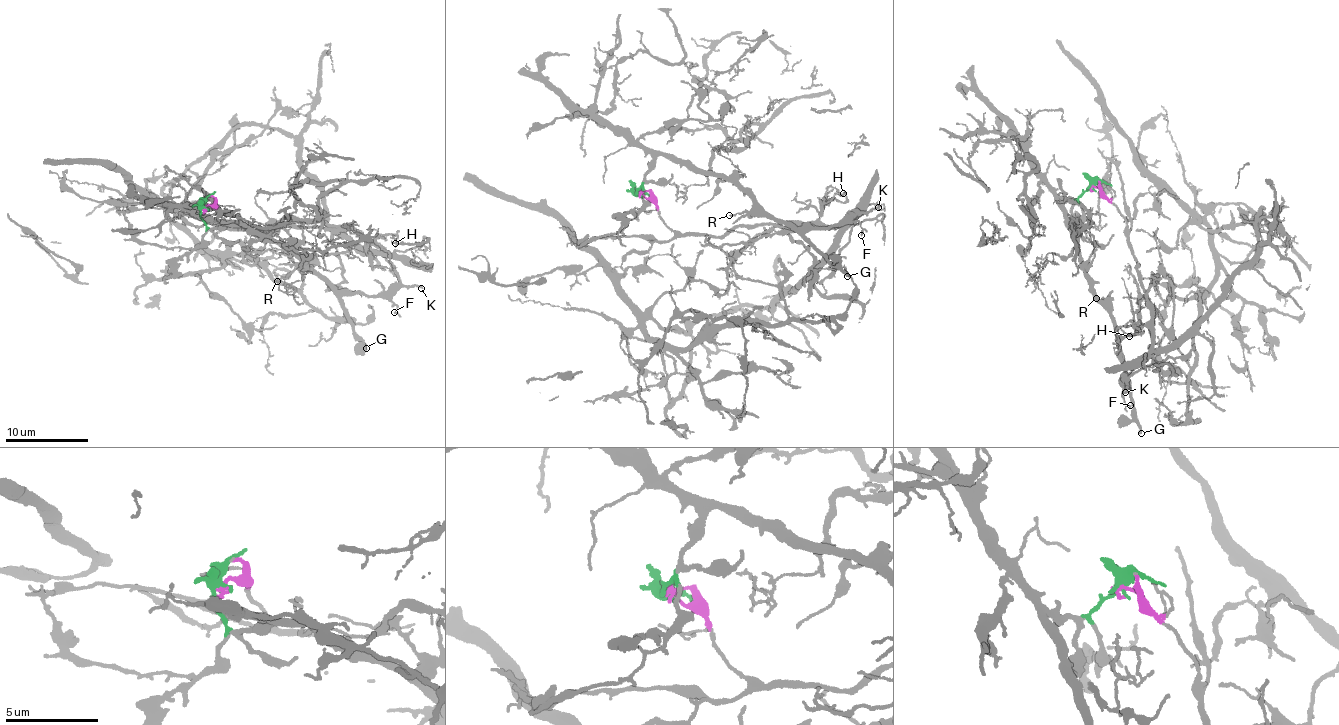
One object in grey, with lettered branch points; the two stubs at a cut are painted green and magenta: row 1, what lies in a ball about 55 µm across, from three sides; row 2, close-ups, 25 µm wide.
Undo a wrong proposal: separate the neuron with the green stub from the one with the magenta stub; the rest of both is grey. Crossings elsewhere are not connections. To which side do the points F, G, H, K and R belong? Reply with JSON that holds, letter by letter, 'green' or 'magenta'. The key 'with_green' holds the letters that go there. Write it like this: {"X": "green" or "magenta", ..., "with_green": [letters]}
{"F": "green", "G": "green", "H": "magenta", "K": "green", "R": "green", "with_green": ["F", "G", "K", "R"]}

